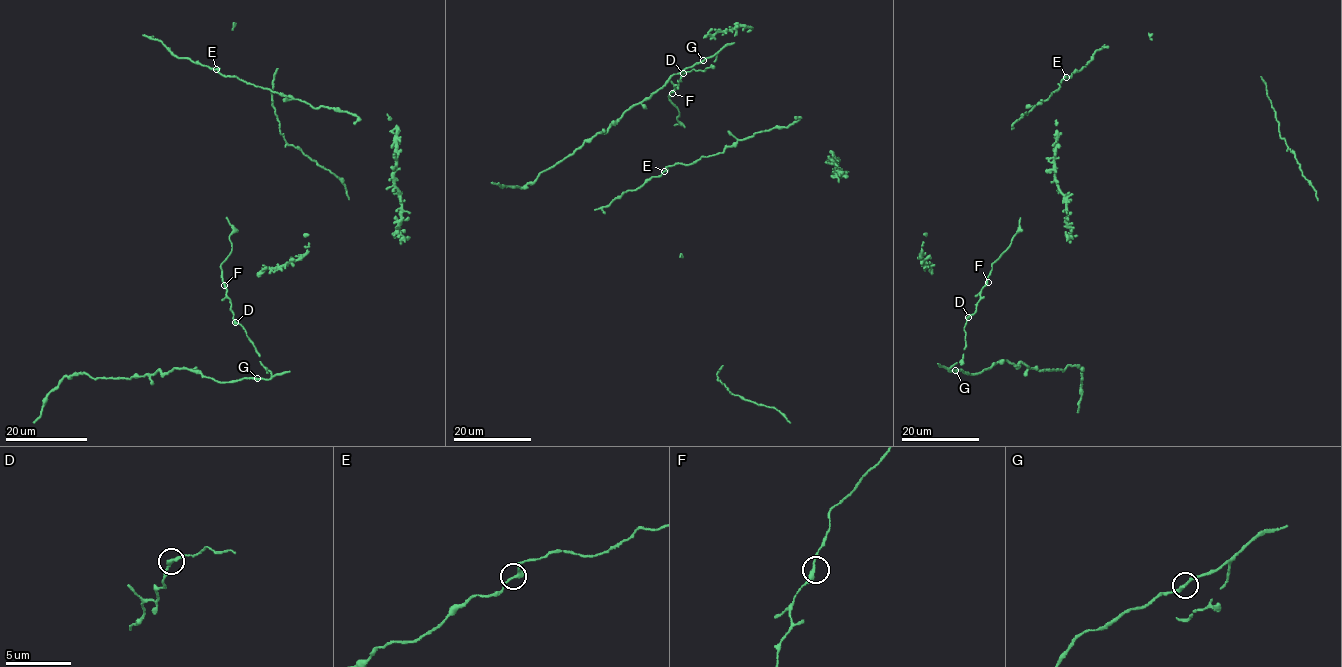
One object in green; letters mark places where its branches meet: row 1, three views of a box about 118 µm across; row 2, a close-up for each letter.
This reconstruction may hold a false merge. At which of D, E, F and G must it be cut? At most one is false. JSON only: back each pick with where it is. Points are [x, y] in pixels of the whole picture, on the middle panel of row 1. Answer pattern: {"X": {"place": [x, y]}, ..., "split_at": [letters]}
{"split_at": []}

